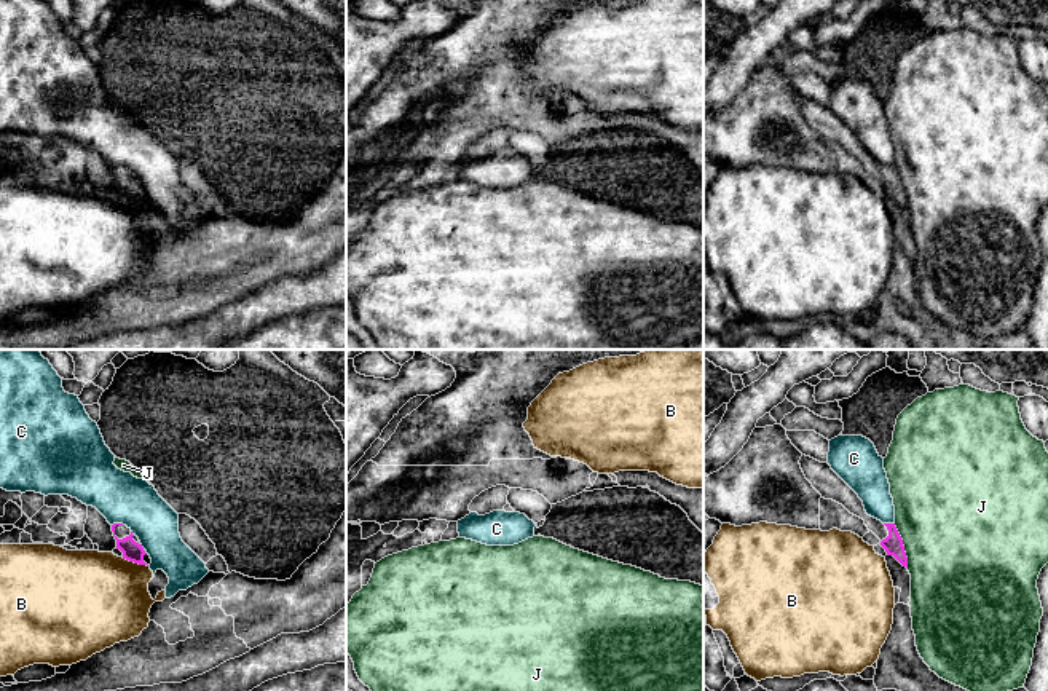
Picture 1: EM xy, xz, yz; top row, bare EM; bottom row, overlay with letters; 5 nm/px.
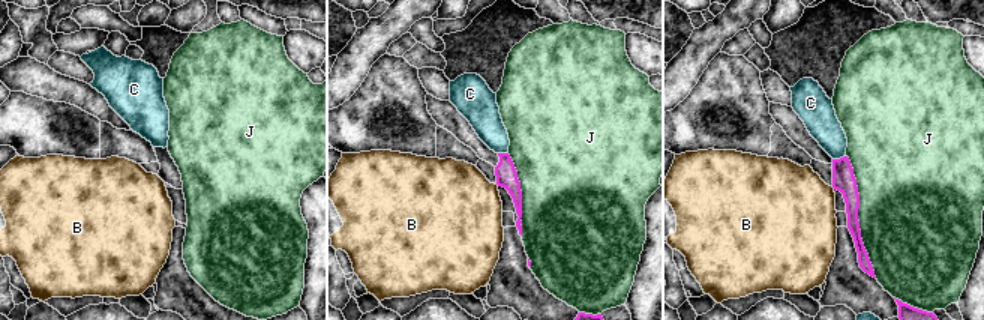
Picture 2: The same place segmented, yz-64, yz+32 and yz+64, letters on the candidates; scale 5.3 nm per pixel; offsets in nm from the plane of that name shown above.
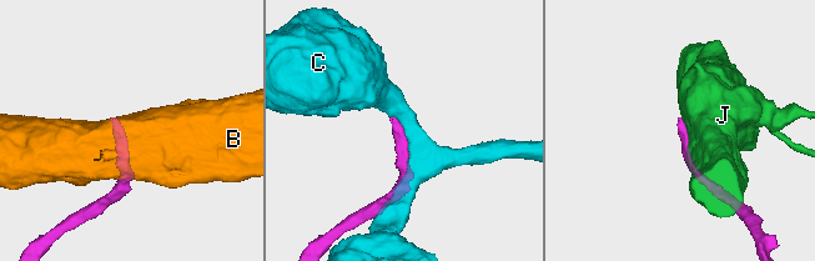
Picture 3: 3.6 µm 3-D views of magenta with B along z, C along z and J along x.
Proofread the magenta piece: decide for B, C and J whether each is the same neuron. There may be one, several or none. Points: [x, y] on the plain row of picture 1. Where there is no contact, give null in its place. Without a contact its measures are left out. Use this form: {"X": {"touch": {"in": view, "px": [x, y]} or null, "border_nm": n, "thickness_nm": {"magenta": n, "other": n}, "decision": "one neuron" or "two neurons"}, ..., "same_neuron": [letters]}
{"B": {"touch": {"in": "xy", "px": [134, 205]}, "border_nm": 140, "thickness_nm": {"magenta": 100, "other": 460}, "decision": "two neurons"}, "C": {"touch": {"in": "xy", "px": [117, 166]}, "border_nm": 60, "thickness_nm": {"magenta": 100, "other": 260}, "decision": "two neurons"}, "J": {"touch": {"in": "yz", "px": [903, 189]}, "border_nm": 240, "thickness_nm": {"magenta": 100, "other": 500}, "decision": "two neurons"}, "same_neuron": []}

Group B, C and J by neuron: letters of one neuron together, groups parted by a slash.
B / C / J

